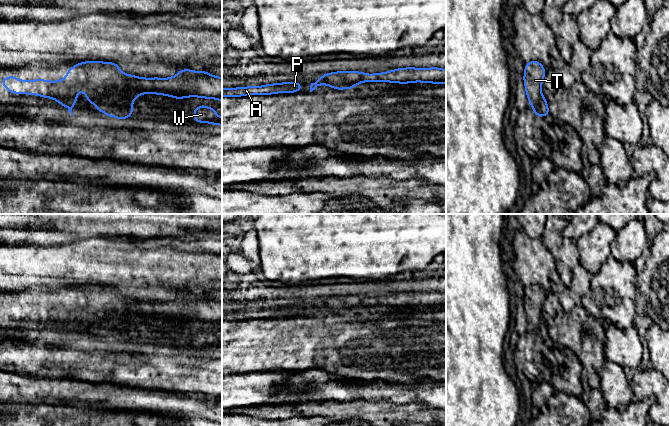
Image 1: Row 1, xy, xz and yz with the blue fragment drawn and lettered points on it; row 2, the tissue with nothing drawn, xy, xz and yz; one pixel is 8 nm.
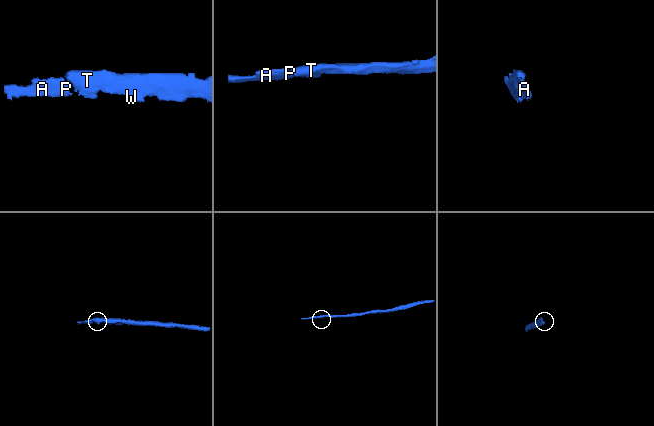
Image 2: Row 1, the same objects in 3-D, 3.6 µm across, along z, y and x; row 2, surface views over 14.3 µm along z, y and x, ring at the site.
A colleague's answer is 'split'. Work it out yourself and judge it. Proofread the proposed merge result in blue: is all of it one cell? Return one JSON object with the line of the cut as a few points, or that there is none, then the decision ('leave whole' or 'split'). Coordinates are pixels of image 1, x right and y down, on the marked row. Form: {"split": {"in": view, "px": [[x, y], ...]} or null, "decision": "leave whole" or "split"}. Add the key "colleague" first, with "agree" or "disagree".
{"colleague": "disagree", "split": null, "decision": "leave whole"}

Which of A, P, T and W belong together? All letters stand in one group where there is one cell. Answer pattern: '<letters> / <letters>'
A P T W

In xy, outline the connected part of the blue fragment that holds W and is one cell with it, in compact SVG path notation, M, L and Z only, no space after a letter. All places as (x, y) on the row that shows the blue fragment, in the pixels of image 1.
M203 104L191 111L194 115L194 124L201 122L202 124L210 123L213 125L222 126L222 117L218 117L218 114L213 107L206 107Z

